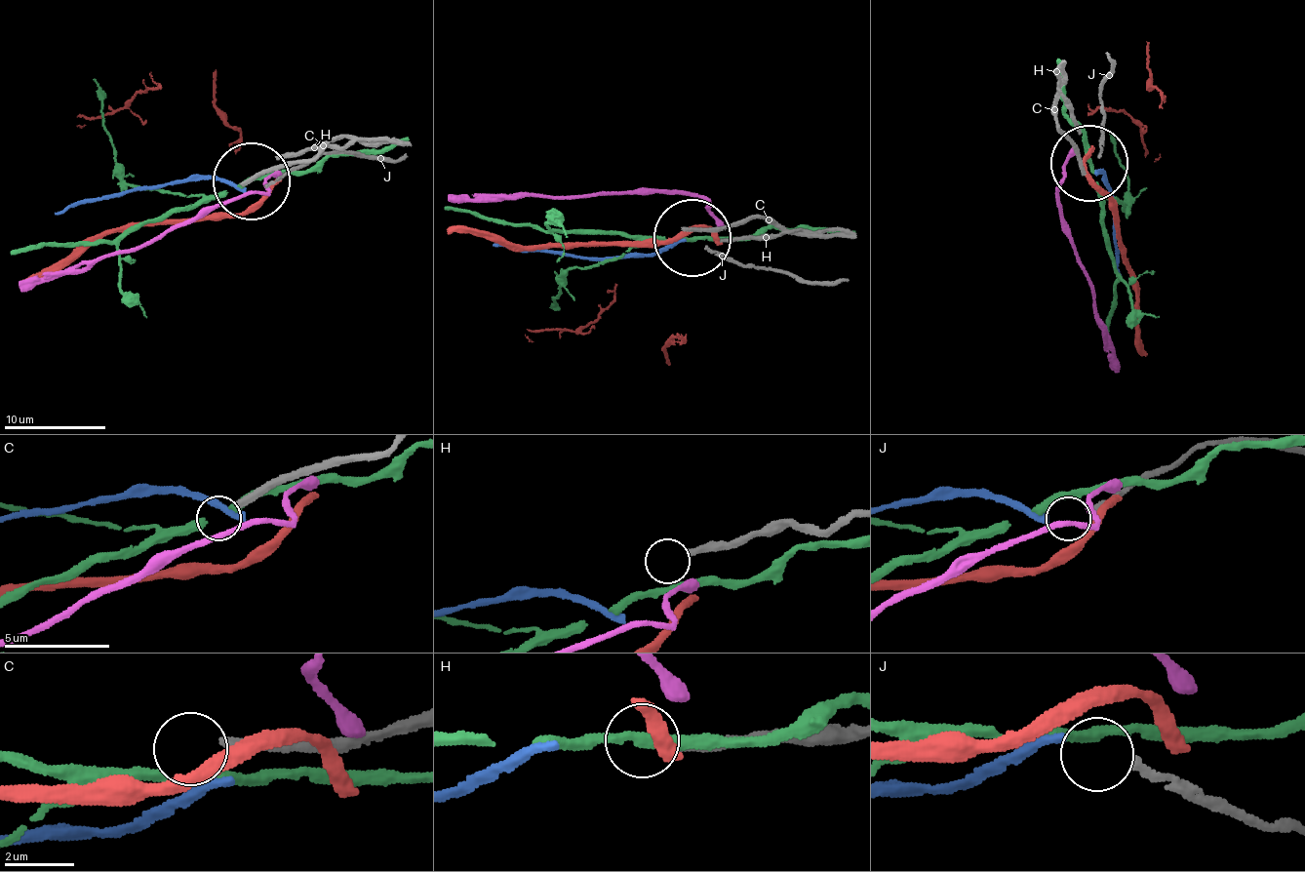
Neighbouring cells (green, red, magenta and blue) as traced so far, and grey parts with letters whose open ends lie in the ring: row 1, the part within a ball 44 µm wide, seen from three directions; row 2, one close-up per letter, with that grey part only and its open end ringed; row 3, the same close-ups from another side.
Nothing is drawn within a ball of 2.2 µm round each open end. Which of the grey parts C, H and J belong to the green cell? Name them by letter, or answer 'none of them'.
none of them

